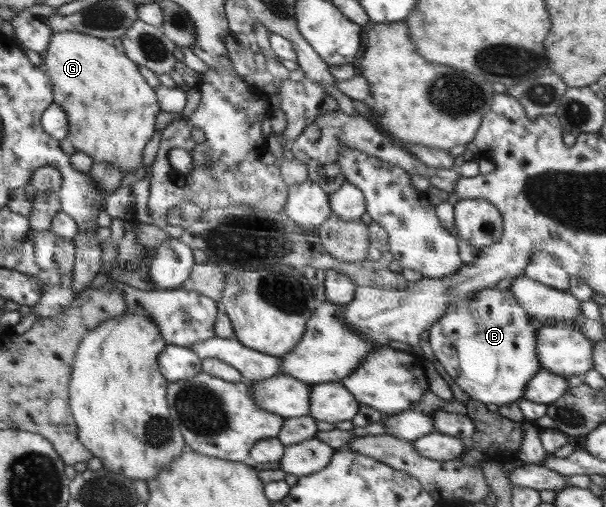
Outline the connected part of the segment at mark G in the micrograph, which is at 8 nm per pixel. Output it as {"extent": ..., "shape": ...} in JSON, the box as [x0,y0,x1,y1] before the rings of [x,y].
{"extent":[42,31,159,176],"shape":[[[79,31],[53,32],[52,40],[42,56],[43,68],[48,70],[49,78],[53,81],[55,103],[67,113],[68,138],[76,151],[89,154],[94,162],[119,166],[122,176],[138,168],[142,164],[141,152],[155,130],[159,102],[153,88],[145,82],[144,75],[137,68],[137,63],[96,35],[81,34]]]}

